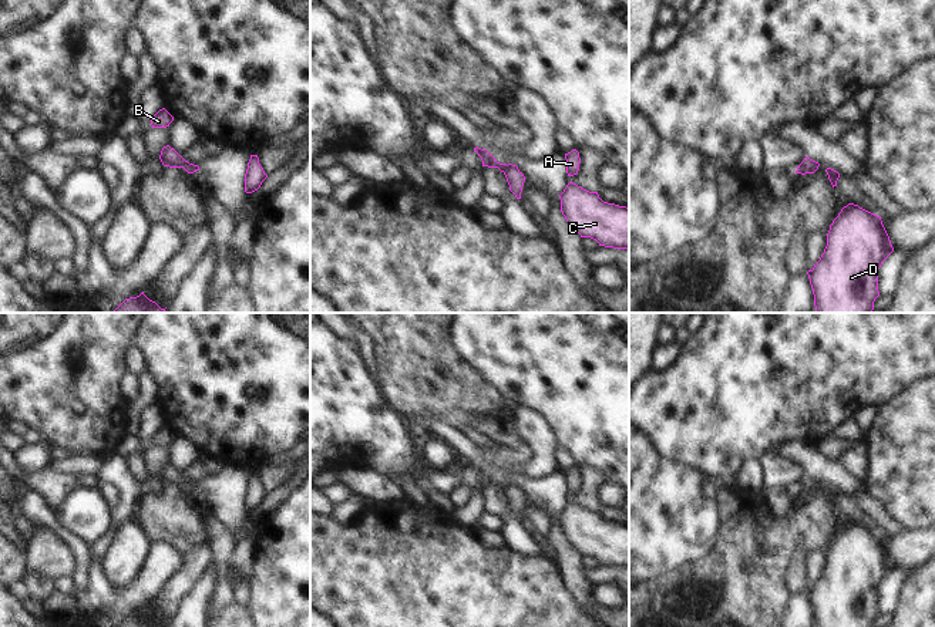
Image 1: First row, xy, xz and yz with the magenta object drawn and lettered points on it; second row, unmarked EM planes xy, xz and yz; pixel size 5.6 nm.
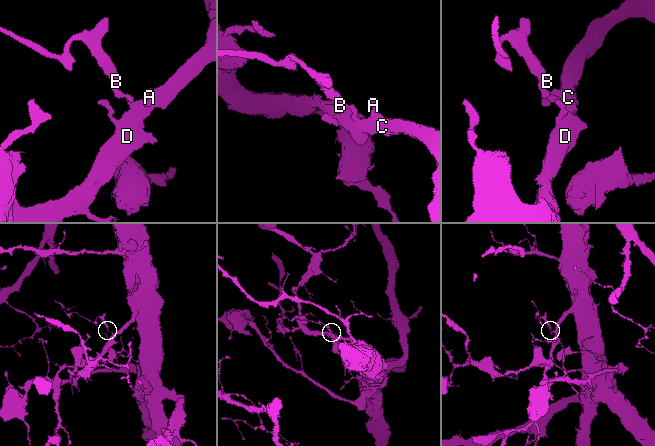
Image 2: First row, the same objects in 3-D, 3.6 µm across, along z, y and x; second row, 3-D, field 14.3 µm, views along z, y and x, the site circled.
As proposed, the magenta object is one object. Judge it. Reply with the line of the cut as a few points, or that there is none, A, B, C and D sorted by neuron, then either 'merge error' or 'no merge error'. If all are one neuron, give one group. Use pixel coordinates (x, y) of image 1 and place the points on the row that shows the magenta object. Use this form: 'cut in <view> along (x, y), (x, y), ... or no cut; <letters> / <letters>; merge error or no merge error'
no cut; A B C D; no merge error

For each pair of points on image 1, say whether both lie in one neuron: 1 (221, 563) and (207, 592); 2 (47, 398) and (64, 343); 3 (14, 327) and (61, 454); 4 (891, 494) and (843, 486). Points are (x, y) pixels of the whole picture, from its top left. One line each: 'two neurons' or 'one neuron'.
1: two neurons
2: one neuron
3: two neurons
4: two neurons

